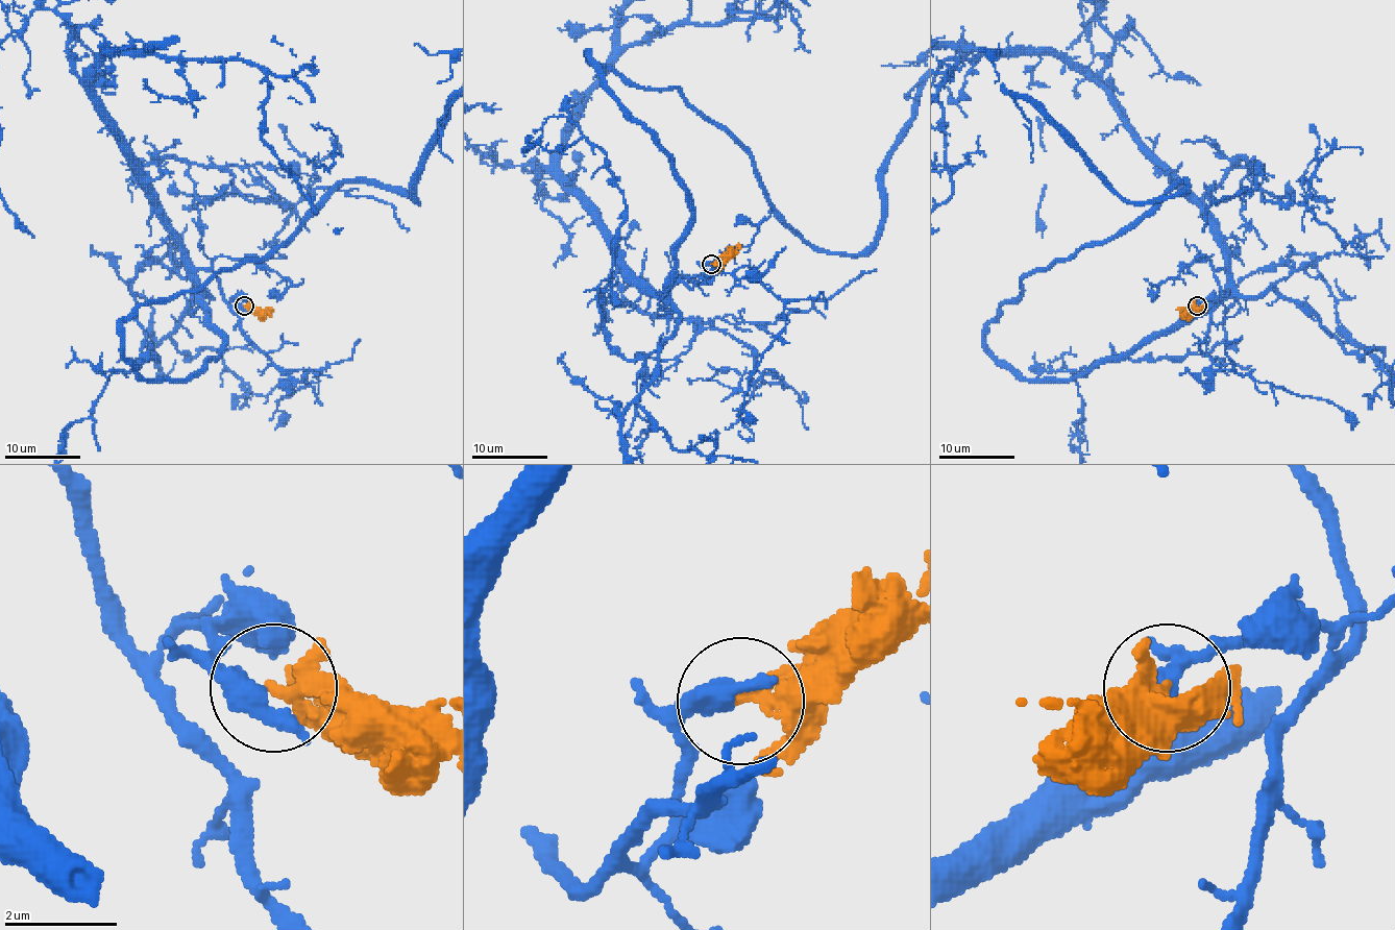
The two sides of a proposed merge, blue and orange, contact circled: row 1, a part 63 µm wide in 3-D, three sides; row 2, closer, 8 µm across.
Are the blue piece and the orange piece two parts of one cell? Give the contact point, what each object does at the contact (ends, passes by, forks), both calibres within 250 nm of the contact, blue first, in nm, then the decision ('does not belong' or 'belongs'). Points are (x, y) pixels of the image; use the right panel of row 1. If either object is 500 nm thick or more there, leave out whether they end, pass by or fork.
at (1197, 306); blue passes by; orange ends there; 360 nm thick on the blue side, 280 nm on the other; does not belong

